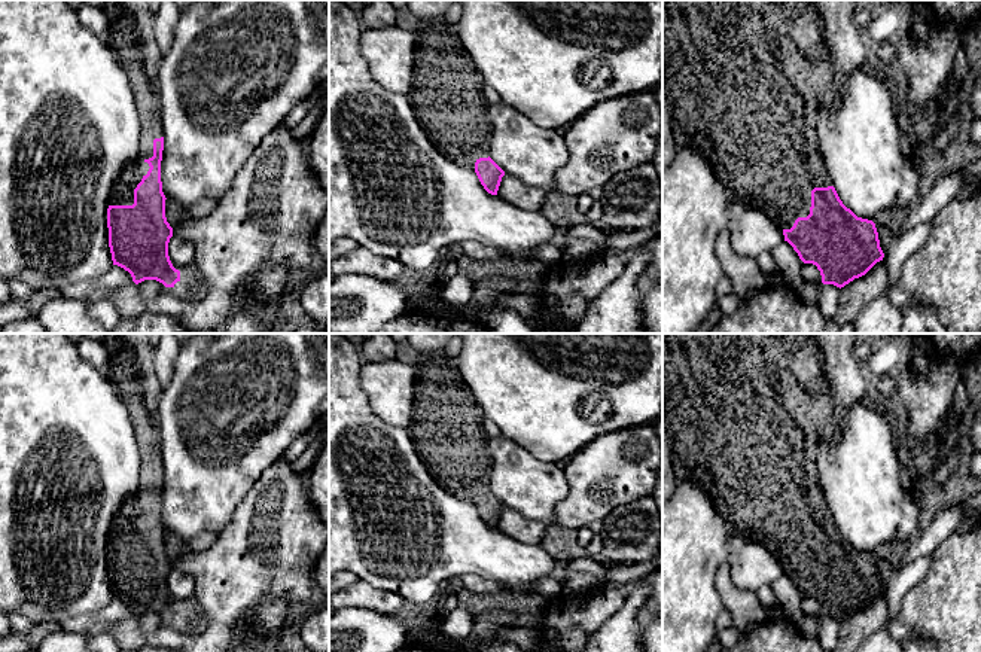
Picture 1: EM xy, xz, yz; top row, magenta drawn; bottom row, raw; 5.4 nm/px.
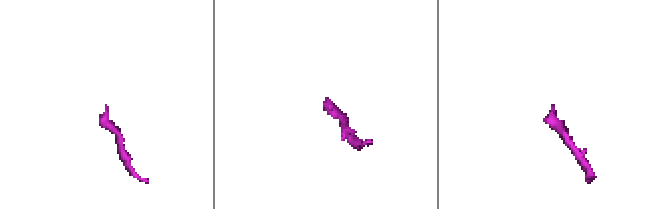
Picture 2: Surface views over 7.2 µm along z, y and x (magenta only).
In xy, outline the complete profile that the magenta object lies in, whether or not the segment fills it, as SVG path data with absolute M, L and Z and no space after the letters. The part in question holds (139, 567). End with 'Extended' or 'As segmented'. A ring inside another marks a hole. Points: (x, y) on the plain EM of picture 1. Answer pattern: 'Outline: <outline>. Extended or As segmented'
Outline: M121 347L110 353L104 372L128 406L140 454L137 494L119 509L109 534L112 594L128 604L135 618L156 613L174 621L180 615L180 604L168 589L173 561L165 551L167 531L161 515L164 467L159 427L144 405L134 356Z. Extended

